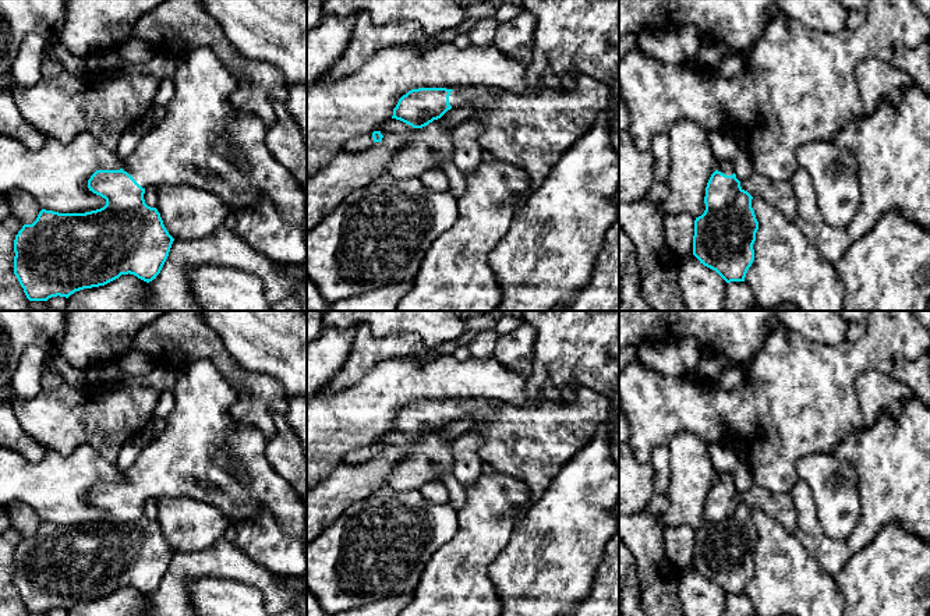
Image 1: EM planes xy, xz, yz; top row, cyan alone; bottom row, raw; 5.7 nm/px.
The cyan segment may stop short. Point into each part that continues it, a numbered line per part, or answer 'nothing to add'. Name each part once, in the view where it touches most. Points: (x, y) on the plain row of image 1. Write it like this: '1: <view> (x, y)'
1: xy (179, 462)

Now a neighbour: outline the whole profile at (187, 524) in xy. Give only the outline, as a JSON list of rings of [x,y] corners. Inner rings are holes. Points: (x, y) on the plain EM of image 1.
[[[185,496],[158,499],[156,521],[169,546],[184,553],[213,545],[231,524],[218,507]]]

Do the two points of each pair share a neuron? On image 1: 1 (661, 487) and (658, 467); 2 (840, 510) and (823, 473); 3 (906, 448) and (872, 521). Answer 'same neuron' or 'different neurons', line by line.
1: same neuron
2: same neuron
3: same neuron

